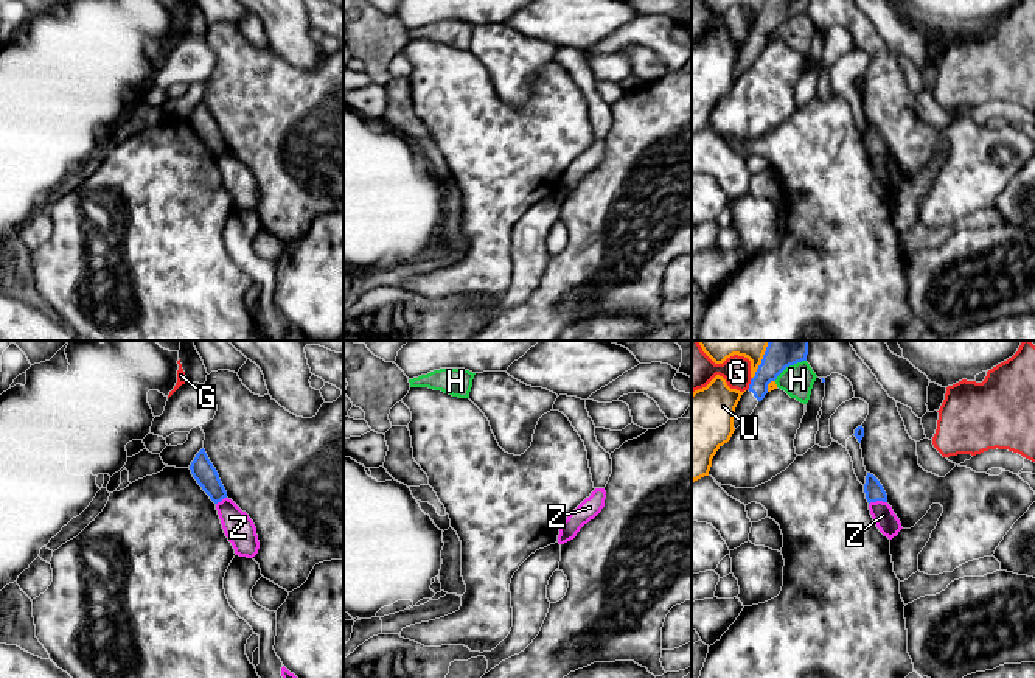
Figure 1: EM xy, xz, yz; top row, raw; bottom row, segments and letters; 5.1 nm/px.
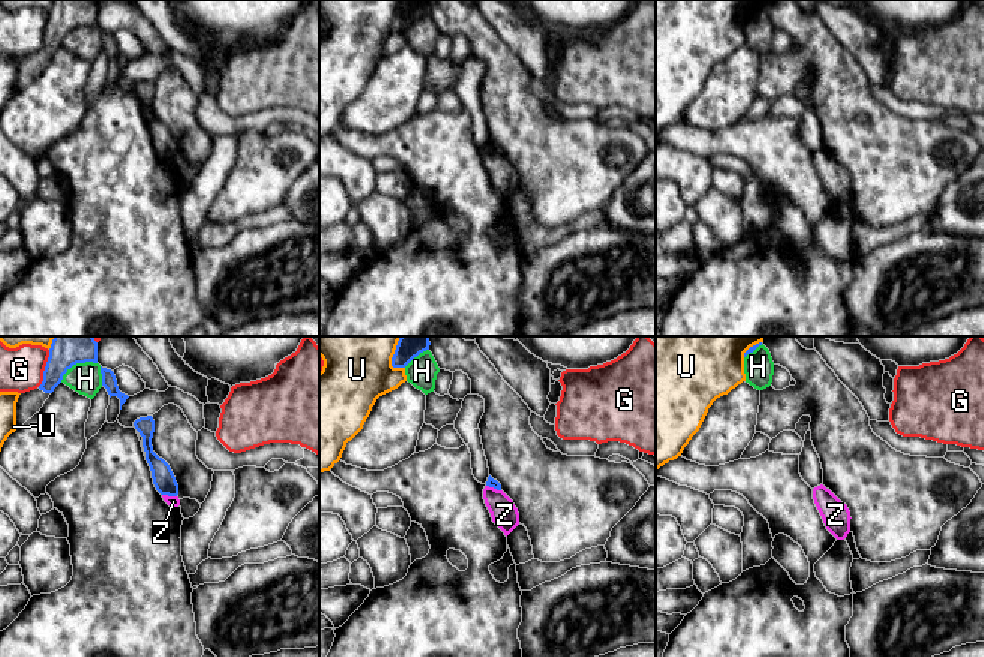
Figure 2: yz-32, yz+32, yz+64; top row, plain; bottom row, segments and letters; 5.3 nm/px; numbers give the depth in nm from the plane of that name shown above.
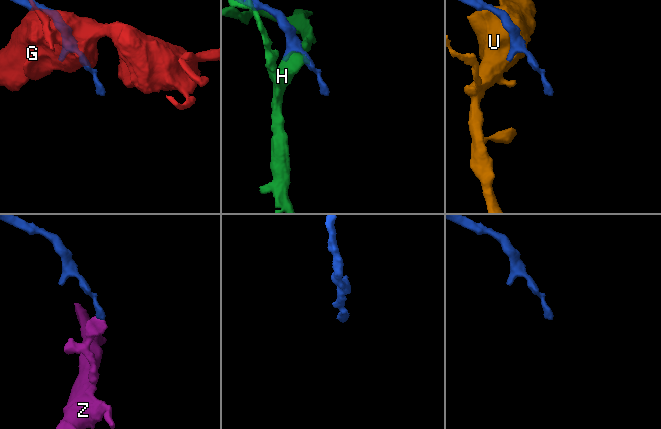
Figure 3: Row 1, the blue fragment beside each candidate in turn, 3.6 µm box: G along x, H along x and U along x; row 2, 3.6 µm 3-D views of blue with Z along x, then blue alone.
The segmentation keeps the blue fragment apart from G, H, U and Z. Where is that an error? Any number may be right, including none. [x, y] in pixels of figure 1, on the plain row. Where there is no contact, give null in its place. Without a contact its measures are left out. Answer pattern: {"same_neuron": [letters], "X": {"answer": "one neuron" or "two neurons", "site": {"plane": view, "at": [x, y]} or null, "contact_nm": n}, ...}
{"same_neuron": [], "G": {"answer": "two neurons", "site": {"plane": "yz", "at": [749, 36]}, "contact_nm": 70}, "H": {"answer": "two neurons", "site": {"plane": "yz", "at": [790, 16]}, "contact_nm": 200}, "U": {"answer": "two neurons", "site": {"plane": "yz", "at": [760, 16]}, "contact_nm": 180}, "Z": {"answer": "two neurons", "site": {"plane": "yz", "at": [877, 151]}, "contact_nm": 100}}

